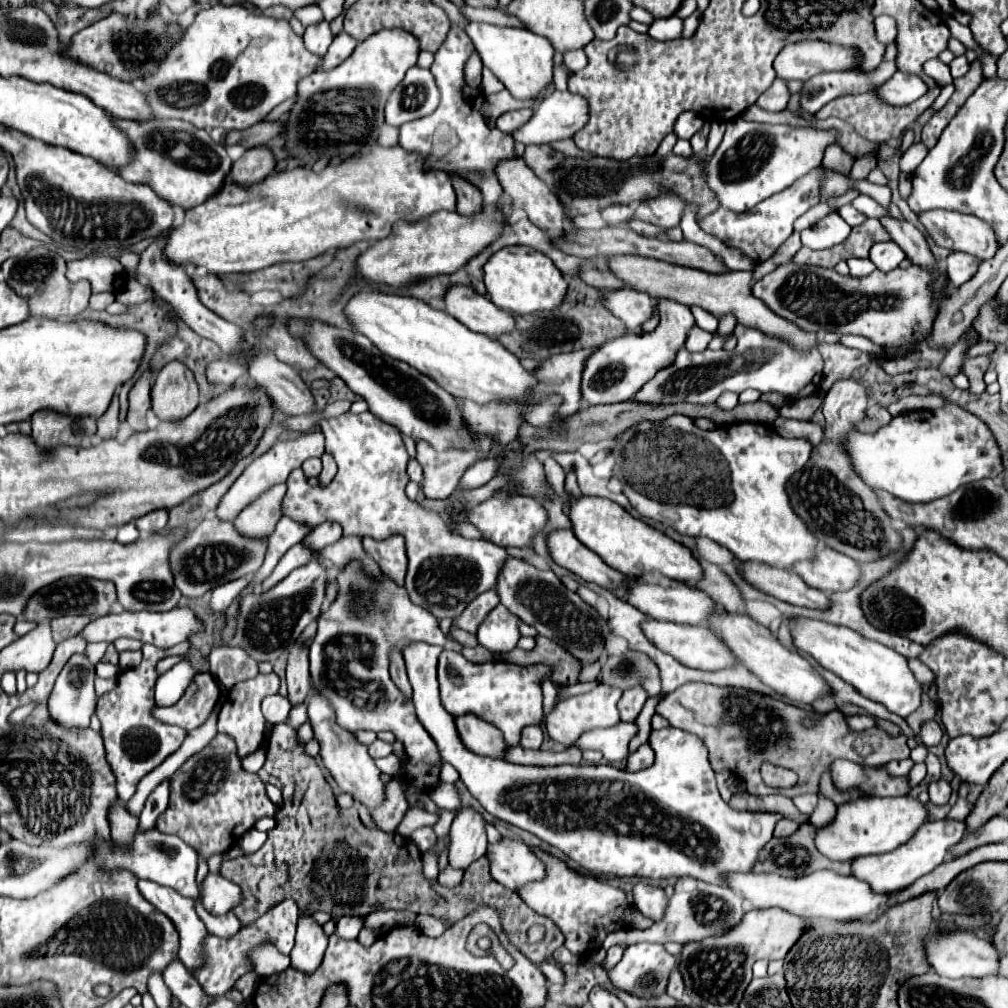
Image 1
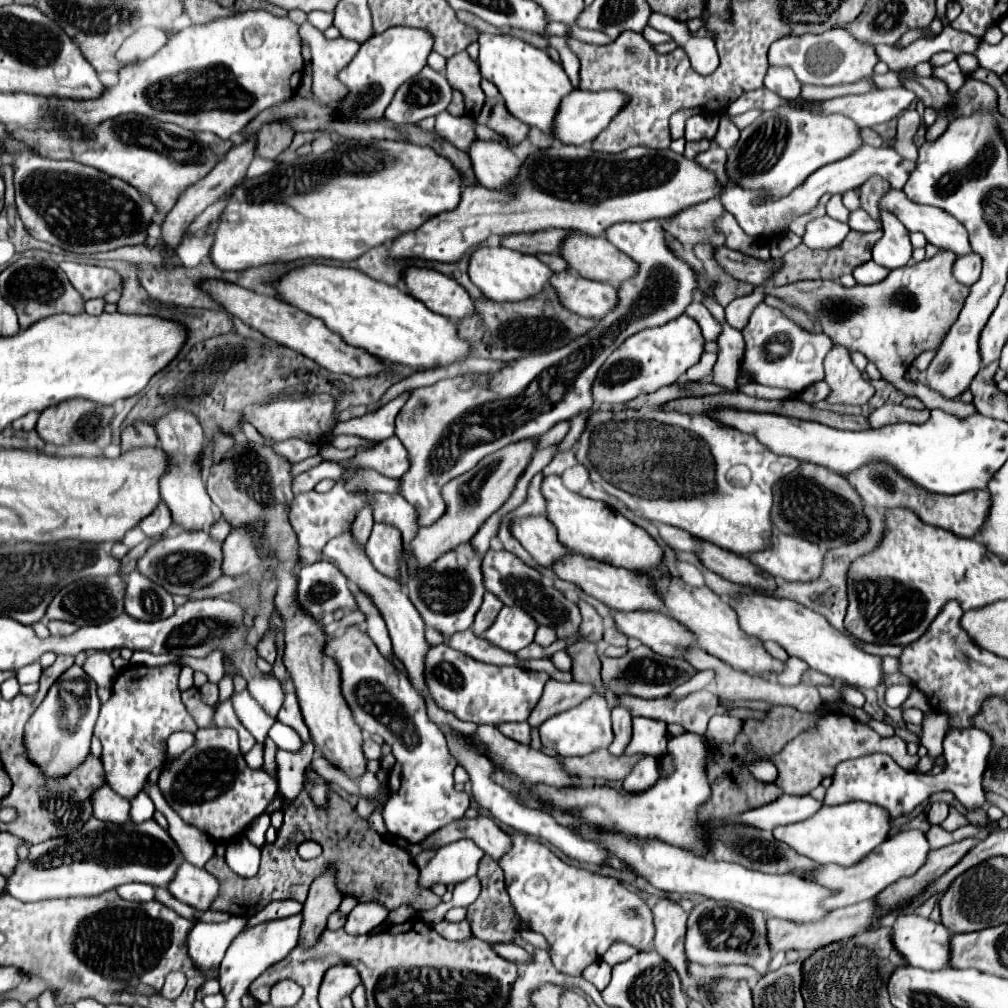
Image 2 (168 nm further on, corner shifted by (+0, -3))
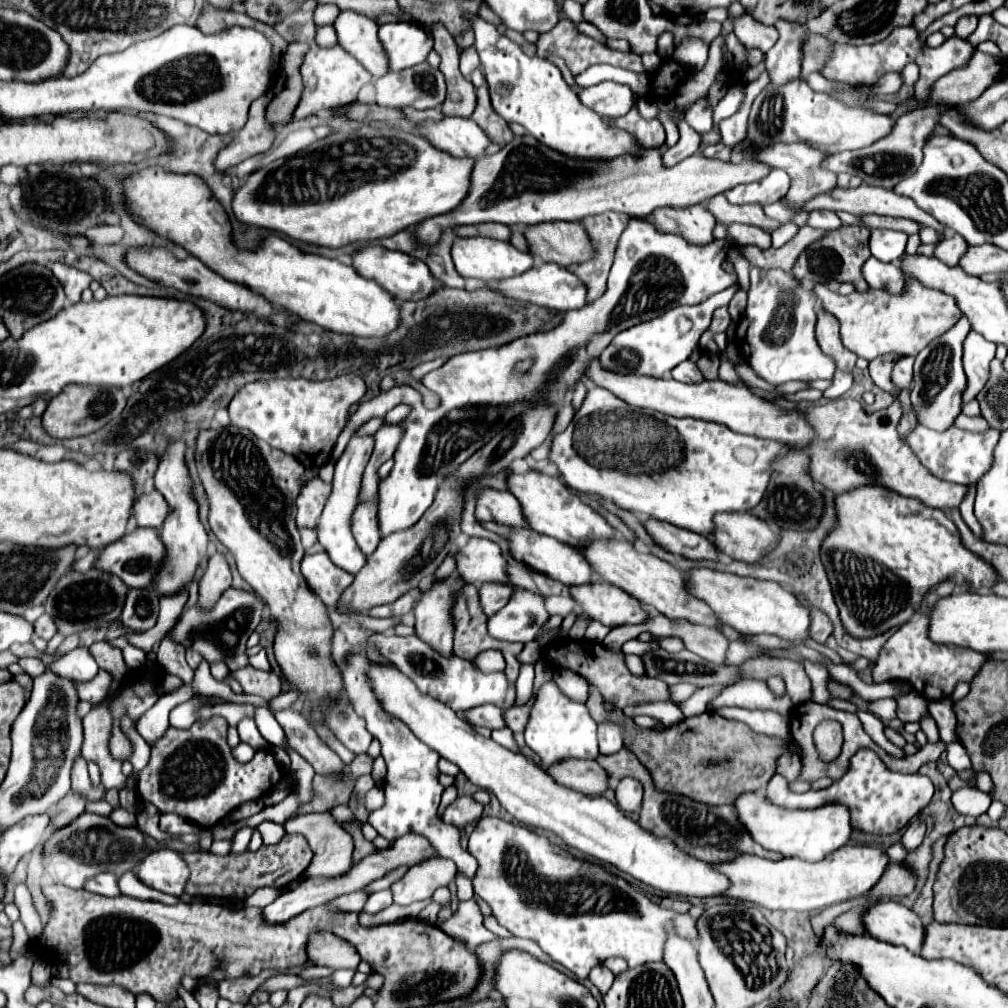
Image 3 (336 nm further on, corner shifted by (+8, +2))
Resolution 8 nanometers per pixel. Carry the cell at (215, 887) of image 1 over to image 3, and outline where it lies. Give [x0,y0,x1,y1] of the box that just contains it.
[137,849,189,897]

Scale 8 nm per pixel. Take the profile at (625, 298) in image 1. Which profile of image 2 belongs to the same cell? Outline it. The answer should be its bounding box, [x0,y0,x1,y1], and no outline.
[549,270,617,320]

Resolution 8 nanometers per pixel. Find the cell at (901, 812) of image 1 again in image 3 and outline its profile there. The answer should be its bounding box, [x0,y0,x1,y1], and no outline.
[735,791,853,861]

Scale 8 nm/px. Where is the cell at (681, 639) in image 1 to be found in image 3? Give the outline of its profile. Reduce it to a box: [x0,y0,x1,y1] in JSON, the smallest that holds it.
[571,583,649,627]

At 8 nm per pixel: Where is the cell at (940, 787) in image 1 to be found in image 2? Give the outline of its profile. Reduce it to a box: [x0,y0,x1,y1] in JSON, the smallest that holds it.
[927,802,949,824]

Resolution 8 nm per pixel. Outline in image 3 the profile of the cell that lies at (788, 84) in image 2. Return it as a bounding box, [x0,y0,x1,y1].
[765,21,805,85]

